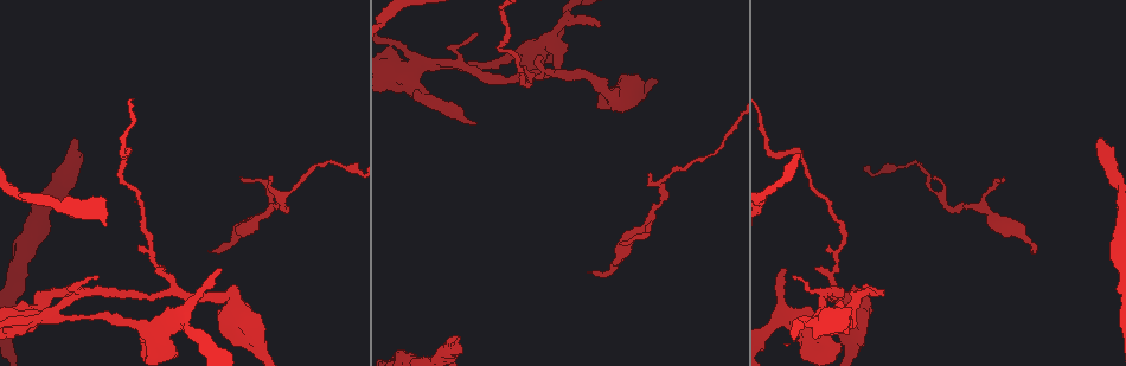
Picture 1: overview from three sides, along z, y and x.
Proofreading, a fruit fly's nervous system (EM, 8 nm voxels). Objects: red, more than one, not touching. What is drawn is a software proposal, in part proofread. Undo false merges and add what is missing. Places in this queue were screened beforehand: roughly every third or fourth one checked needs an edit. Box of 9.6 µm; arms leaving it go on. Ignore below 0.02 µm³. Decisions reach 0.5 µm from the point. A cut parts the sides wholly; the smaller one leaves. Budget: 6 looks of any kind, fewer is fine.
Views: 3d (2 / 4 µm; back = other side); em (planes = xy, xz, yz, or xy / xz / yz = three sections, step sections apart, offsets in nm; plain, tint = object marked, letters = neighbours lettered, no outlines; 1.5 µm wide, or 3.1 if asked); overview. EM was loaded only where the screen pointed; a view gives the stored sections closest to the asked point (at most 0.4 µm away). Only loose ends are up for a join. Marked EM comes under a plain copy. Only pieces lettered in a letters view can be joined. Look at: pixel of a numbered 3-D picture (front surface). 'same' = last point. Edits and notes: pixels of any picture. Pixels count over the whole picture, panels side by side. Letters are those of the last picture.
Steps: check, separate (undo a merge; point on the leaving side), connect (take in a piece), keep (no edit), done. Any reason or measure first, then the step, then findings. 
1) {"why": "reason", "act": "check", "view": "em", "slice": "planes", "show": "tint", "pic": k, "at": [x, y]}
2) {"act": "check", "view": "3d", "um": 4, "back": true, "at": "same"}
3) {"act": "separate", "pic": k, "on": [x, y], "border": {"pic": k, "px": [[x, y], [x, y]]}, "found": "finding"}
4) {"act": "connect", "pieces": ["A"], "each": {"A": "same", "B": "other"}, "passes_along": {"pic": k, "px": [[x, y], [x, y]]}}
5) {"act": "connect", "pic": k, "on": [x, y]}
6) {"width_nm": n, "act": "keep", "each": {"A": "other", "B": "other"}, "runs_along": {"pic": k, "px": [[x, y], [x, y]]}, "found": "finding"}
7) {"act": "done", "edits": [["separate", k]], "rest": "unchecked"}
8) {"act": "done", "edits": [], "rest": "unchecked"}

{"why": "an open end", "act": "check", "view": "3d", "um": 4, "back": true, "pic": 1, "at": [1001, 178]}

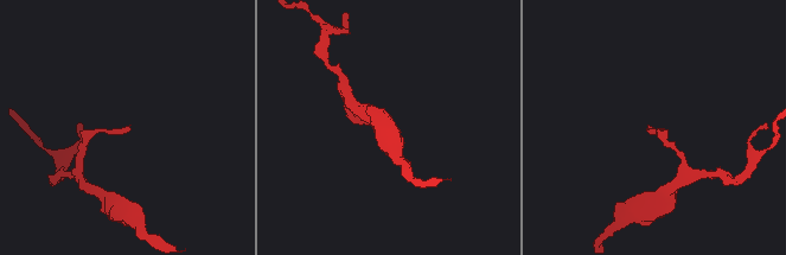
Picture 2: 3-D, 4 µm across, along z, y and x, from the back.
{"why": "need the tissue", "act": "check", "view": "em", "slice": "planes", "show": "letters", "pic": 2, "at": [649, 126]}

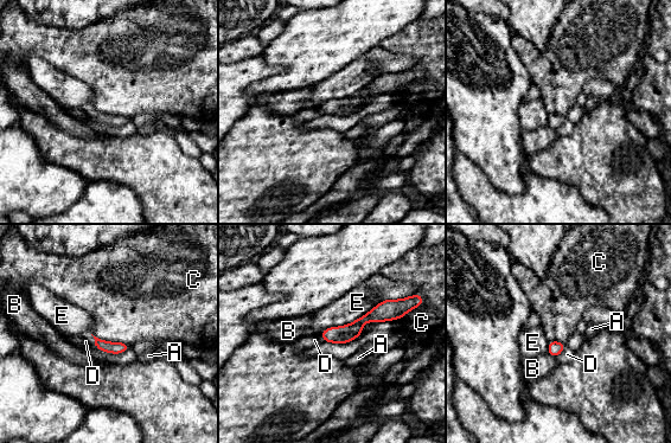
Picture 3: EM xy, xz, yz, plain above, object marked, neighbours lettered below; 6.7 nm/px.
{"longest_contact_nm": ["E", 500], "act": "keep", "each": {"A": "other", "B": "other", "C": "other", "D": "other", "E": "other"}, "runs_along": {"pic": 3, "px": [[388, 310], [347, 333], [324, 334]]}, "found": "none of them fits"}

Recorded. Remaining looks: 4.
{"why": "free end", "act": "check", "view": "3d", "um": 4, "pic": 1, "at": [211, 252]}

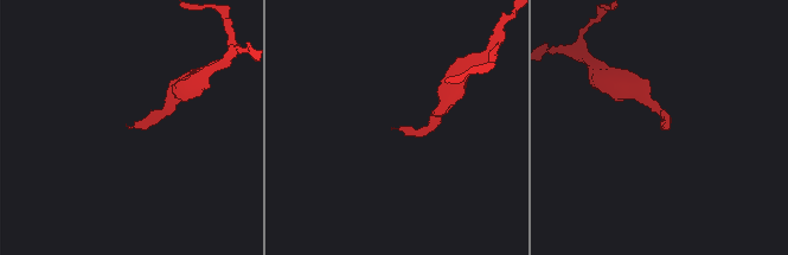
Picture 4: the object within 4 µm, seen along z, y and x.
{"why": "need the tissue", "act": "check", "view": "em", "slice": "planes", "show": "letters", "pic": 4, "at": [131, 128]}

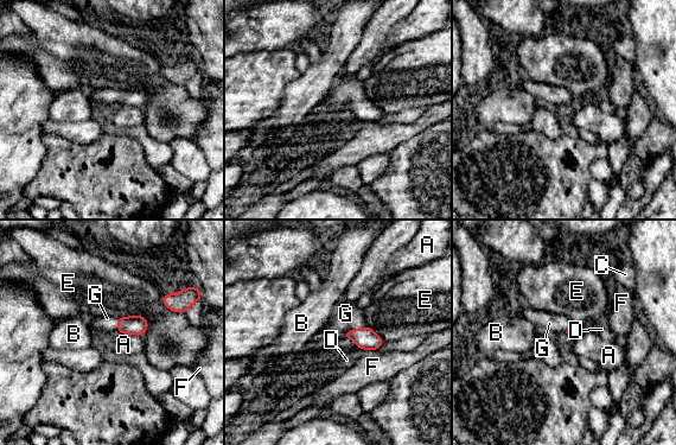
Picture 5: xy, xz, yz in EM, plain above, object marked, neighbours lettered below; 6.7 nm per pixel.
{"act": "connect", "pieces": ["G"], "each": {"A": "other", "B": "other", "C": "other", "D": "other", "E": "other", "F": "other", "G": "same"}, "passes_along": {"pic": 5, "px": [[365, 338], [354, 330], [346, 317]]}, "found": "it goes on there"}

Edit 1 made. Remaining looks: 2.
{"why": "three-way junction", "act": "check", "view": "3d", "um": 2, "pic": 1, "at": [53, 313]}

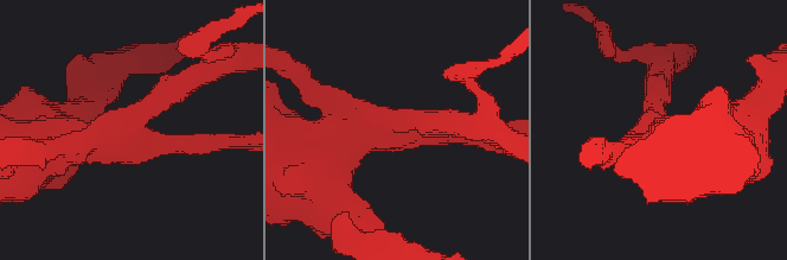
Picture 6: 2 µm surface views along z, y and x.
{"arms": 3, "arm_widths_nm": [180, 200, 500], "act": "check", "view": "em", "slice": "xy", "step": 8, "show": "letters", "pic": 6, "at": [385, 123]}

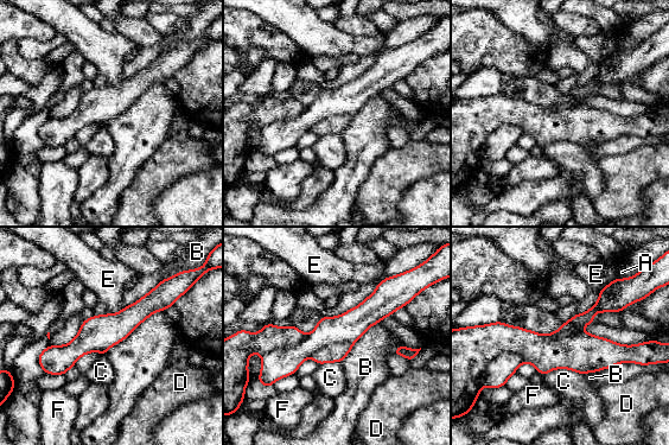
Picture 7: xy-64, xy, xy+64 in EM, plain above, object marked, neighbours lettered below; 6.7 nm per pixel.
{"act": "separate", "pic": 7, "on": [279, 363], "each": {"A": "other", "B": "other", "C": "other", "D": "other", "E": "other", "F": "other"}, "part_leaving": {"pic": 7, "px": [[397, 304], [268, 358]]}, "found": "two cells meet here"}

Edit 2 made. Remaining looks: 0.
{"act": "done", "edits": [["connect", 5], ["separate", 7]], "rest": "unchecked"}

